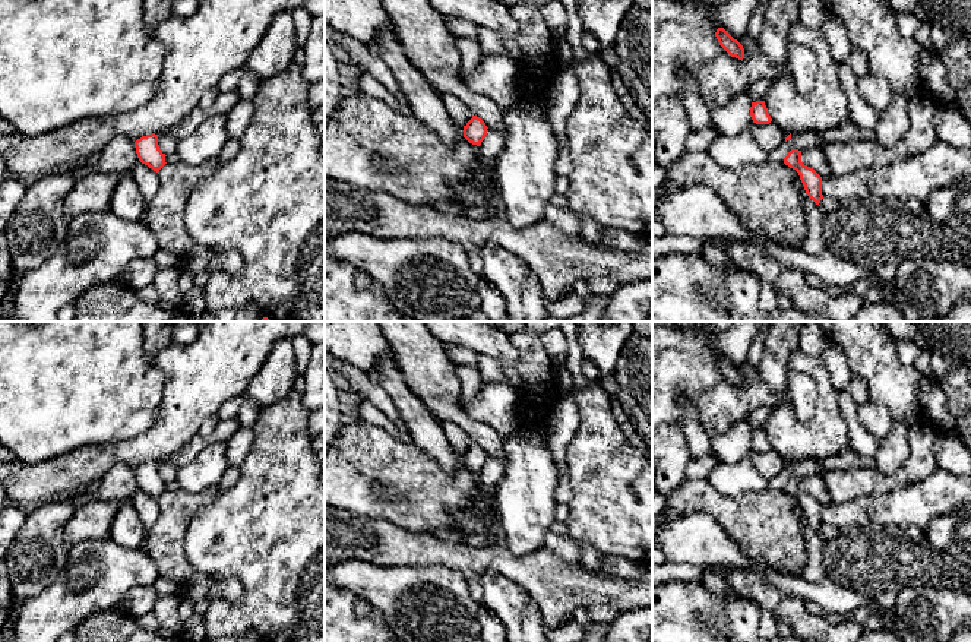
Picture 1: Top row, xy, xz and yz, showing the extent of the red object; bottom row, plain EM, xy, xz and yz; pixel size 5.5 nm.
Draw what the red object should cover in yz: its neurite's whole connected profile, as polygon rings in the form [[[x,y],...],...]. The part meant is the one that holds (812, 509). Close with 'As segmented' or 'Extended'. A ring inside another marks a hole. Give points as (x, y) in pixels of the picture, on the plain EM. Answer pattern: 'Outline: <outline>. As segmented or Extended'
Outline: [[[791,477],[784,486],[784,491],[798,500],[809,526],[819,532],[823,526],[822,505],[813,496],[801,490],[801,478]]]. As segmented

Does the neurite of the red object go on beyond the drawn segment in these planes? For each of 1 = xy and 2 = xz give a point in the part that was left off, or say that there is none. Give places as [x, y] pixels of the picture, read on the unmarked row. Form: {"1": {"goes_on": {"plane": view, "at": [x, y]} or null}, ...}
{"1": {"goes_on": null}, "2": {"goes_on": null}}

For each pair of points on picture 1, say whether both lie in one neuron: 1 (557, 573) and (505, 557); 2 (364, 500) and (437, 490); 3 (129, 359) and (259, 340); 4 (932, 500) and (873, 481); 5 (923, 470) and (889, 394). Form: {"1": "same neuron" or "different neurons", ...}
{"1": "same neuron", "2": "same neuron", "3": "different neurons", "4": "different neurons", "5": "different neurons"}

